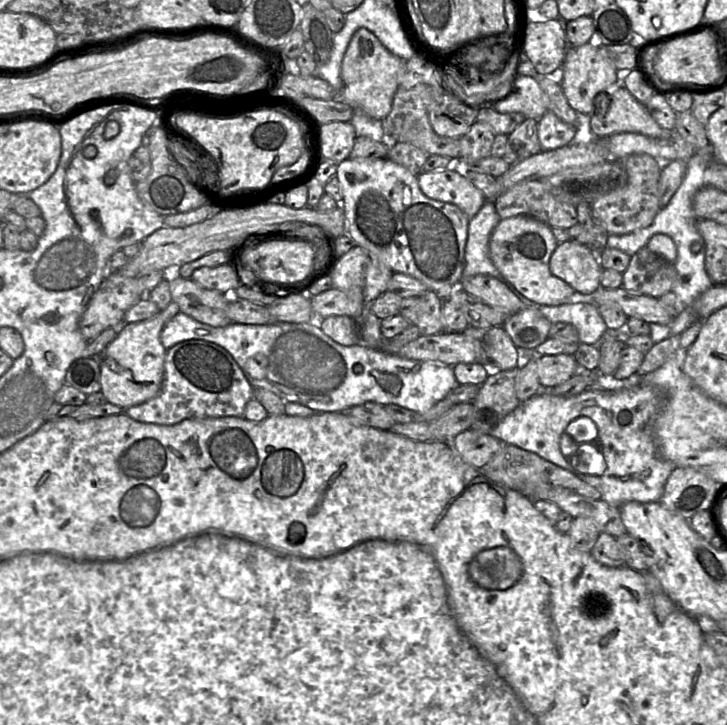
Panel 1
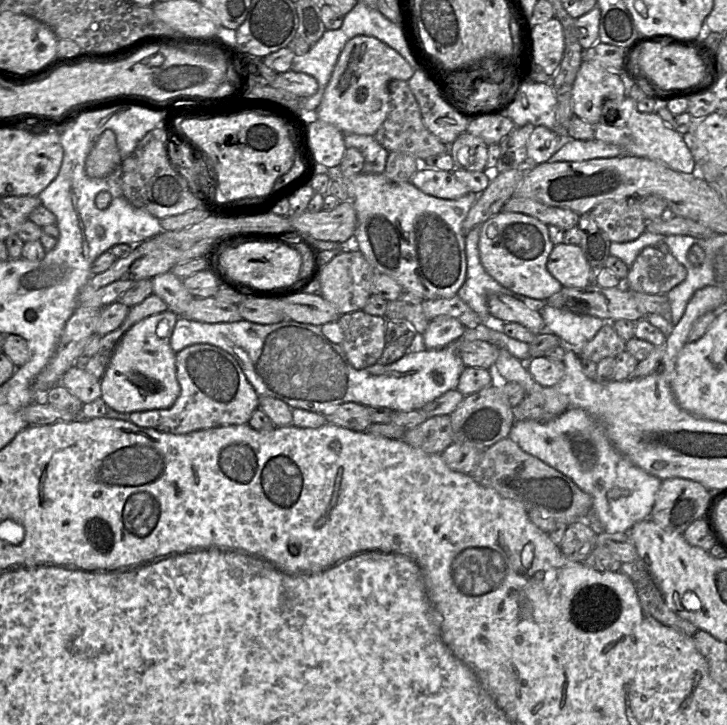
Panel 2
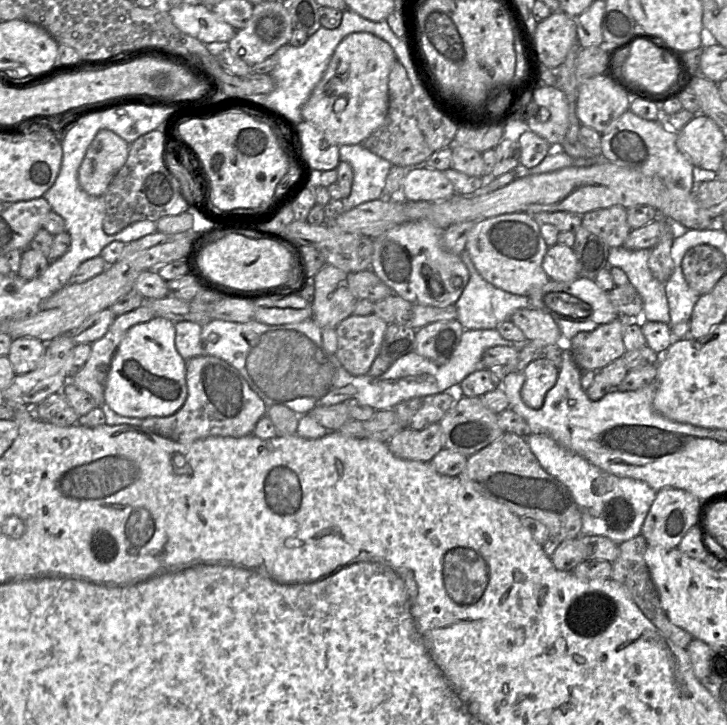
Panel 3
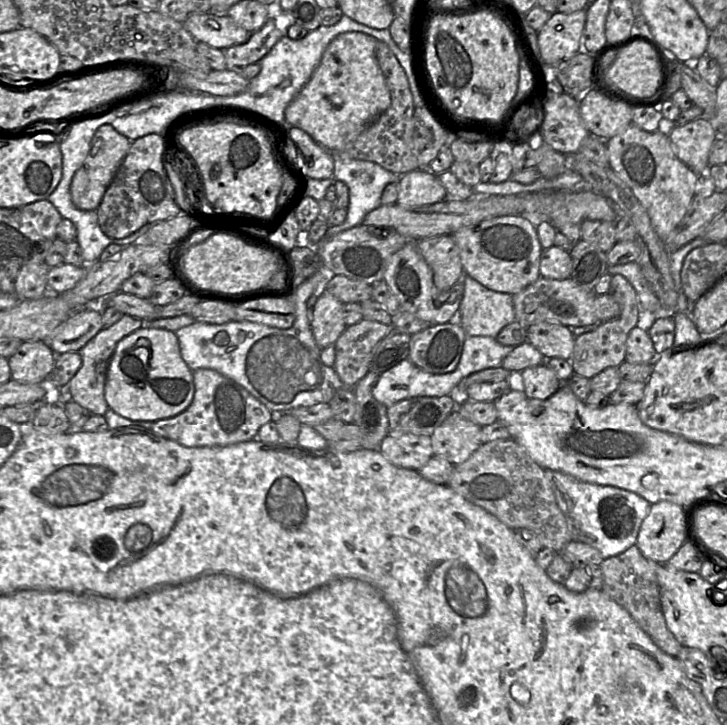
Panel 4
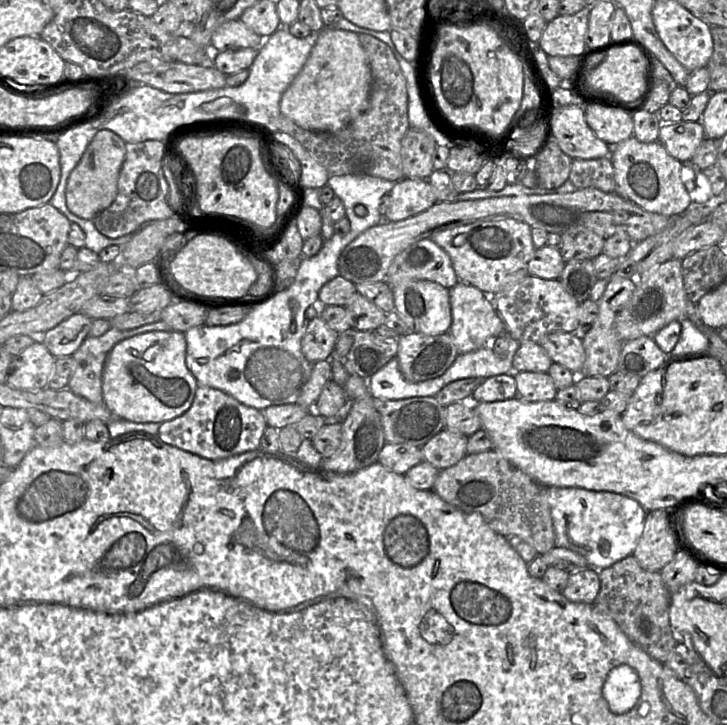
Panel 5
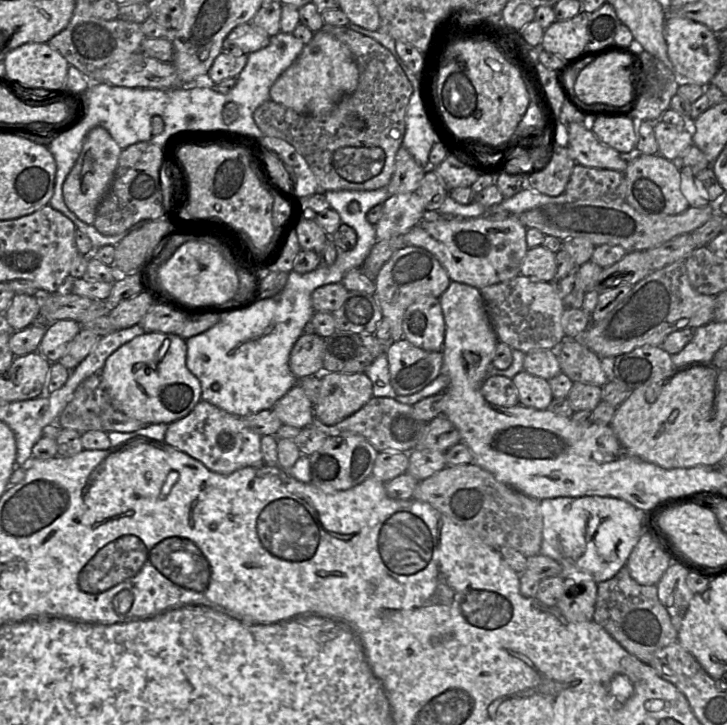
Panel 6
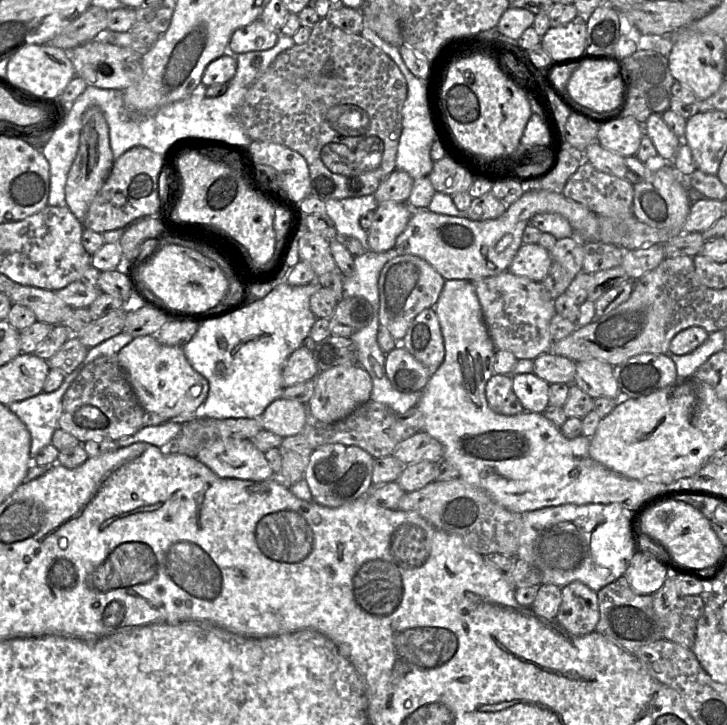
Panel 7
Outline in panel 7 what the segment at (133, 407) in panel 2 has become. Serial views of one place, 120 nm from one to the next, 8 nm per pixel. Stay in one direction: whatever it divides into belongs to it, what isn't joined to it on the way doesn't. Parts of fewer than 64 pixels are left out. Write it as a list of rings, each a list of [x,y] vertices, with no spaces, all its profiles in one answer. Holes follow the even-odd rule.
[[[139,336],[134,337],[117,353],[117,361],[127,373],[145,412],[154,412],[161,416],[197,413],[206,400],[209,383],[192,368],[182,348],[164,345],[154,336]]]

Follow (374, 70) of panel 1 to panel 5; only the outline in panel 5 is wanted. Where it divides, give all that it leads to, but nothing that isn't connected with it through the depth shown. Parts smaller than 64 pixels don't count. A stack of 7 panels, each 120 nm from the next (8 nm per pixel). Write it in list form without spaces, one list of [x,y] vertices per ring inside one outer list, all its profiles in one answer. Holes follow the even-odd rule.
[[[325,27],[303,66],[280,102],[280,113],[299,127],[320,132],[339,132],[368,107],[371,69],[358,34]]]

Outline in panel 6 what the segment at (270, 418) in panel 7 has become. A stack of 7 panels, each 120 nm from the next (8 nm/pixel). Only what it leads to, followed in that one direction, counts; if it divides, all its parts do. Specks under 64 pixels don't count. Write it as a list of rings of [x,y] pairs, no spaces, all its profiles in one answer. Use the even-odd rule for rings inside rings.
[[[295,385],[274,404],[272,410],[283,425],[302,429],[312,424],[313,407],[313,403],[306,396],[302,387]]]

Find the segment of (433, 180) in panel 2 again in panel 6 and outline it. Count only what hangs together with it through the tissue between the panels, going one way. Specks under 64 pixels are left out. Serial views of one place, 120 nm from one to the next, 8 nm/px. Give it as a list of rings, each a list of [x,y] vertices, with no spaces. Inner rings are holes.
[[[416,192],[390,196],[383,203],[381,219],[375,225],[376,241],[405,235],[423,219],[424,212],[424,202]]]

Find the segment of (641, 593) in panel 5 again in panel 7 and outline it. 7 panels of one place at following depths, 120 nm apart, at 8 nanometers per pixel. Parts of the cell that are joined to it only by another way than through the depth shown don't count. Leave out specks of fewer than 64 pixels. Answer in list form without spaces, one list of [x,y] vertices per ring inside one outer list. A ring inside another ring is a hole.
[[[625,576],[606,585],[598,595],[599,621],[595,627],[603,635],[628,653],[633,654],[644,645],[664,639],[663,627],[653,608],[653,595],[636,593]]]

